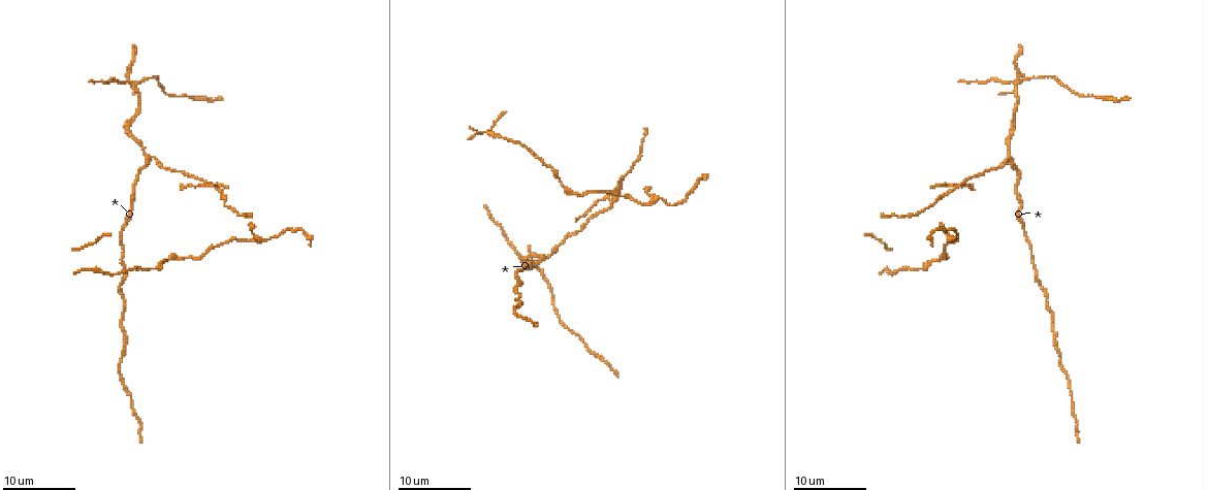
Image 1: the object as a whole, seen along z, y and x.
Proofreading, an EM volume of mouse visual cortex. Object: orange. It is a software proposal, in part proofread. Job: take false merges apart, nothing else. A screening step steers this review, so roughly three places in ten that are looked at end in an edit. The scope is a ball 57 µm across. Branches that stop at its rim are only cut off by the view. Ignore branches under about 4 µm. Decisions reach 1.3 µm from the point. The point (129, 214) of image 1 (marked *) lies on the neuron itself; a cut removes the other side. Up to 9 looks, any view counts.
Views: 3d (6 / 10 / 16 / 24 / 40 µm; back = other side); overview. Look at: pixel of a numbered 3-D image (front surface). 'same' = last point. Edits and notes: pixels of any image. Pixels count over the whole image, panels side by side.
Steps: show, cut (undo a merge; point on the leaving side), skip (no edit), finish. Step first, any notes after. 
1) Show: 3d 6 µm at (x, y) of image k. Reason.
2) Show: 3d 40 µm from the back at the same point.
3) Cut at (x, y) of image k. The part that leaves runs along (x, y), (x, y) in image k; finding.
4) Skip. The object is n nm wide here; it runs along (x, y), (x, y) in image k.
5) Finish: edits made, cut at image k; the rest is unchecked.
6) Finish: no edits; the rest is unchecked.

Show: 3d 6 µm at (1009, 157) of image 1.

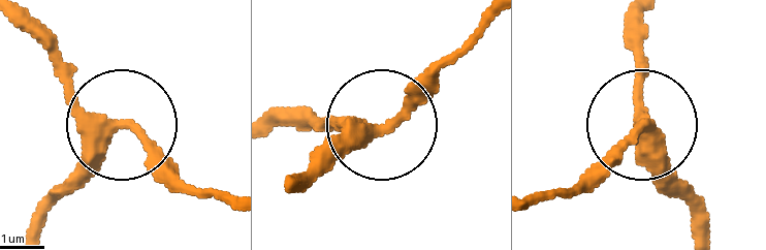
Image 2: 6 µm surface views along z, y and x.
Show: 3d 6 µm from the back at (646, 129) of image 2. Other side.

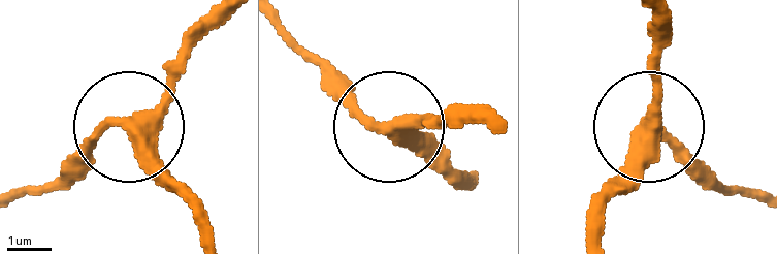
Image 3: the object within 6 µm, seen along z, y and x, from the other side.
Skip. The side arm is 34 µm long; it runs along (211, 230), (133, 131), (215, 20) in image 3; all the same neuron.

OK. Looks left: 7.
Show: 3d 6 µm at (132, 117) of image 1. Sudden change in width.

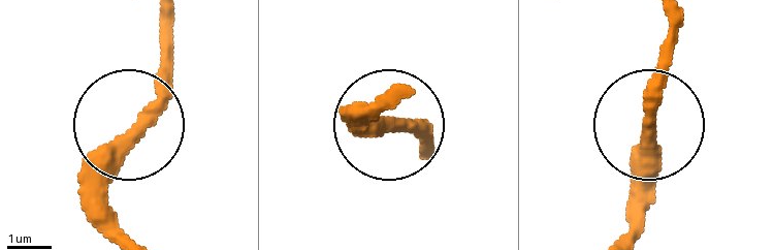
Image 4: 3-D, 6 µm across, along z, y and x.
Show: 3d 6 µm from the back at (135, 129) of image 4.

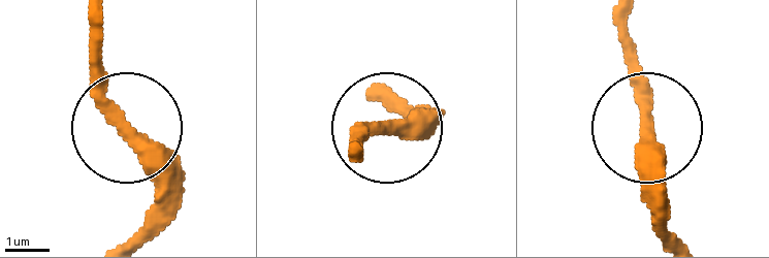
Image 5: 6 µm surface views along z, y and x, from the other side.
Skip. All the same neuron.

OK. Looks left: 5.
Show: 3d 16 µm at (1016, 82) of image 1. Branch point.

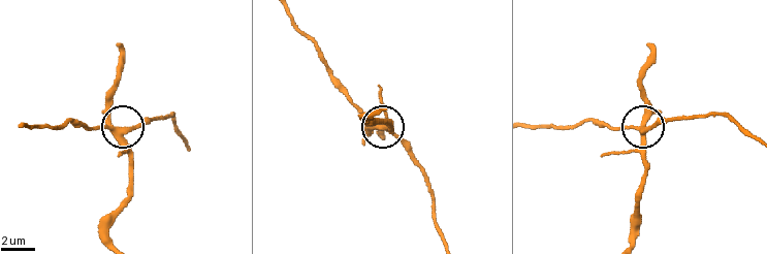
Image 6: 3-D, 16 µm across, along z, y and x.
Cut at (139, 125) of image 6. The side arm is 10 µm long; 3 arms meet here; a second neuron is stuck on.

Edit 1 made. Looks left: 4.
Show: overview.

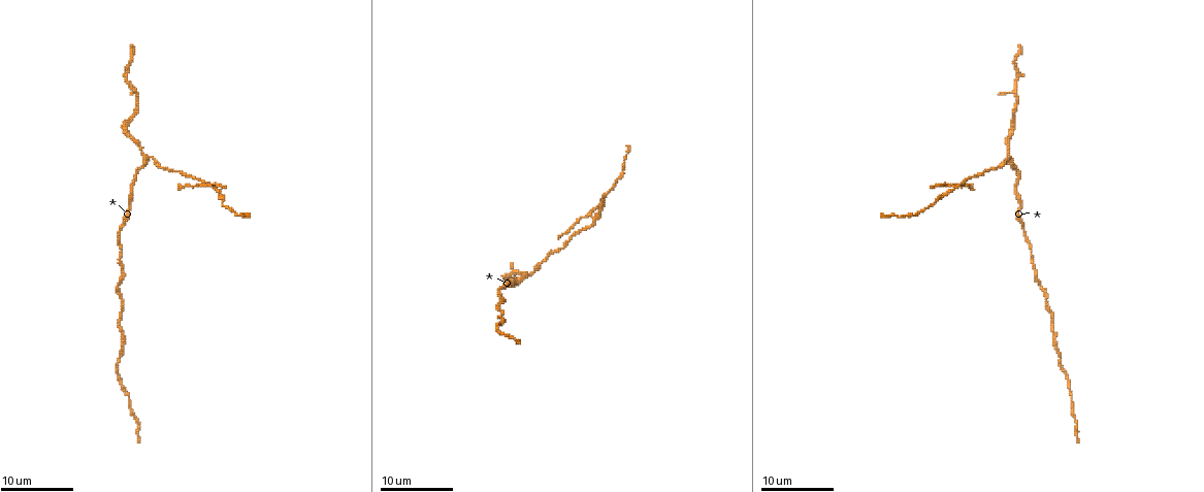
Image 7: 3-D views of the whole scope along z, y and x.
Show: 3d 10 µm at (216, 188) of image 7.

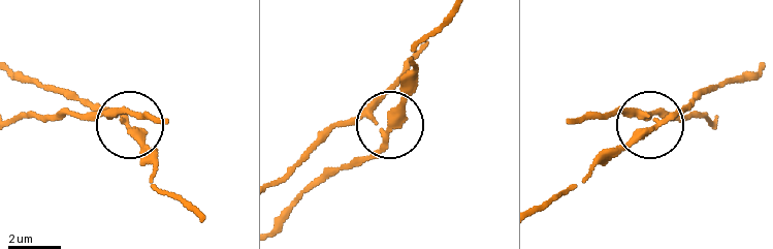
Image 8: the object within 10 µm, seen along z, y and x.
Cut at (85, 119) of image 8. 3 arms meet here; the part that leaves runs along (119, 124), (66, 113), (20, 117) in image 8; two neurons meet here.

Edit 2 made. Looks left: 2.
Finish: edits made, cut at image 6, cut at image 8; the rest is unchecked.

